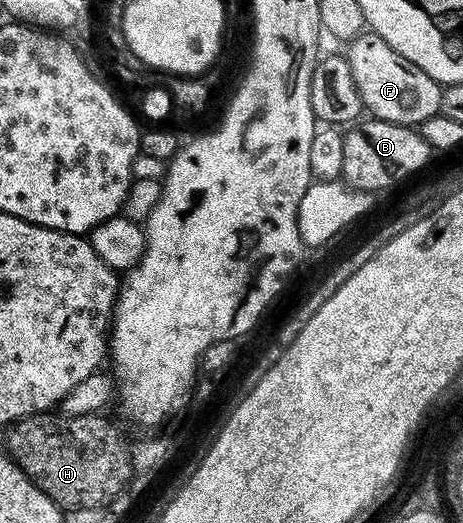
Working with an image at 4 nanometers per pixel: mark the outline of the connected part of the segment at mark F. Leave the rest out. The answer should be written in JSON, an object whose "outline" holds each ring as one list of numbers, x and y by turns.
{"outline":[[364,31,357,35,346,49,349,68,356,82,357,92,365,110,375,119,388,121,394,124,406,126,419,126,428,117,441,112,443,88,434,78,429,77,416,65,412,65,406,58,401,57,383,38,371,31]]}

